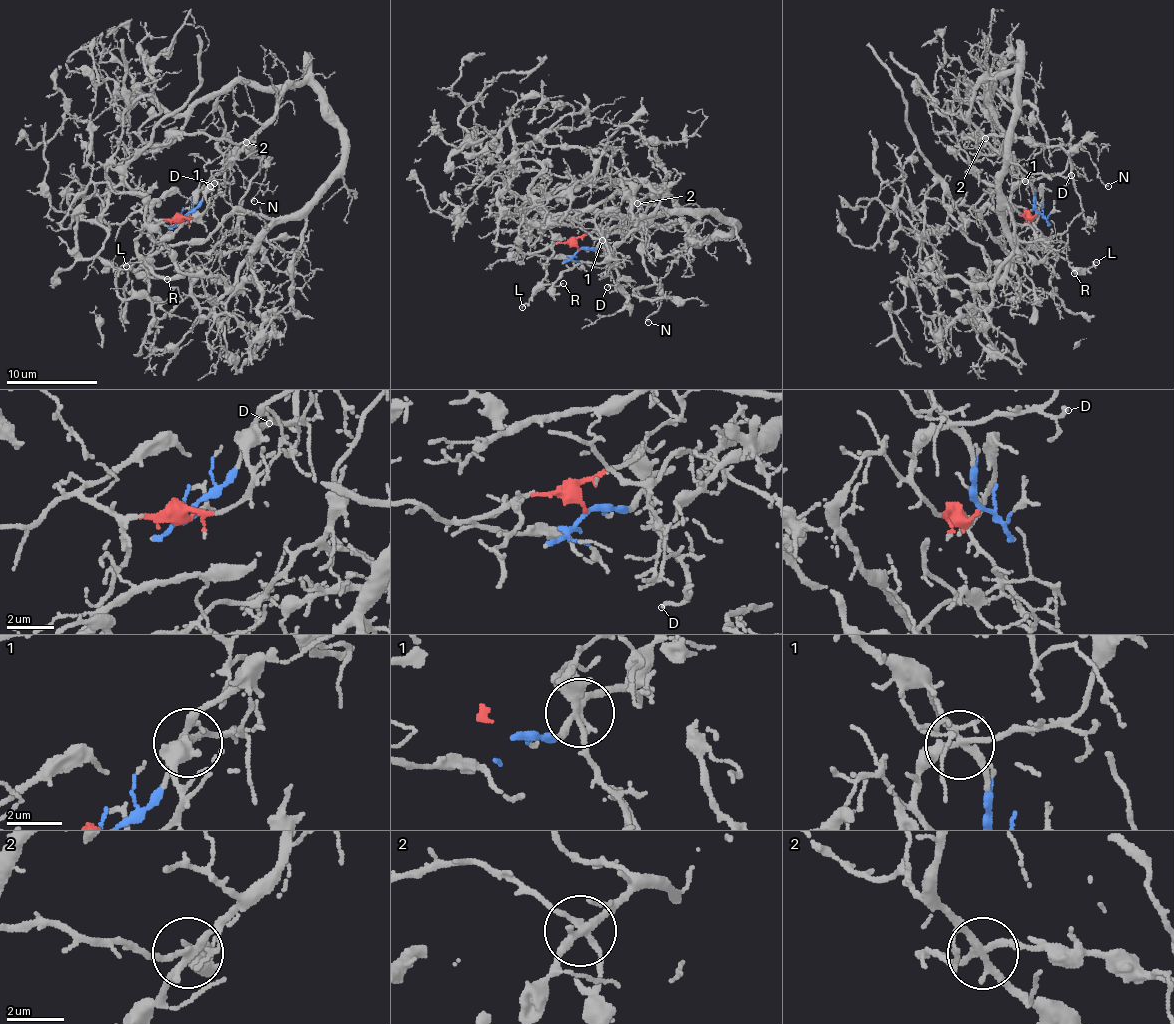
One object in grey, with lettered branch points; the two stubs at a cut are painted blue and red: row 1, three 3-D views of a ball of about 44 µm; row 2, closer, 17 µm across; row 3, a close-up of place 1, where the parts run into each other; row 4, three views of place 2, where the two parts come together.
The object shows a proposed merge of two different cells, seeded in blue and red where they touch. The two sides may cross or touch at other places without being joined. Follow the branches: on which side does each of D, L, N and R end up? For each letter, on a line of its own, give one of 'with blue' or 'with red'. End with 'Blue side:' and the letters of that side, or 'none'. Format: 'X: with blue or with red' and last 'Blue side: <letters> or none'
D: with red
L: with red
N: with red
R: with red
Blue side: none

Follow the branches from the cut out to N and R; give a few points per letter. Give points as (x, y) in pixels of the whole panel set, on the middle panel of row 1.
N: (578, 250), (494, 244), (519, 168), (549, 179), (536, 204), (599, 182), (640, 207), (661, 300), (648, 322)
R: (578, 250), (574, 245), (553, 243), (543, 282), (563, 284)

